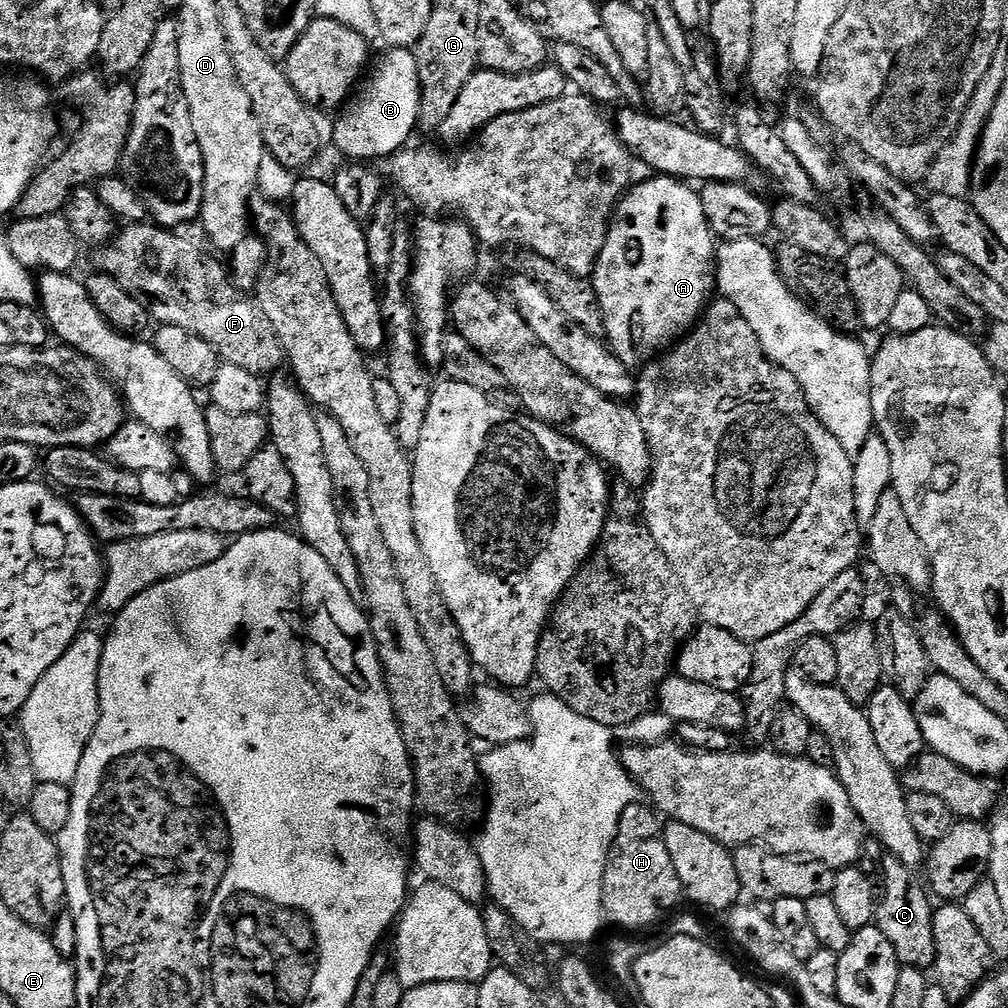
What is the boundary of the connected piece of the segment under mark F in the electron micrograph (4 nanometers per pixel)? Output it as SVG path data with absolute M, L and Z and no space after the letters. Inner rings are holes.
M128 222L117 231L109 244L103 245L96 256L95 267L110 274L126 290L134 294L142 306L152 315L153 321L170 326L182 326L198 338L210 342L221 361L238 366L250 374L261 378L271 377L285 367L286 357L278 334L270 318L262 311L262 306L249 293L240 291L232 282L229 269L220 260L206 255L205 249L187 243L175 236L172 230L157 226L152 222Z

